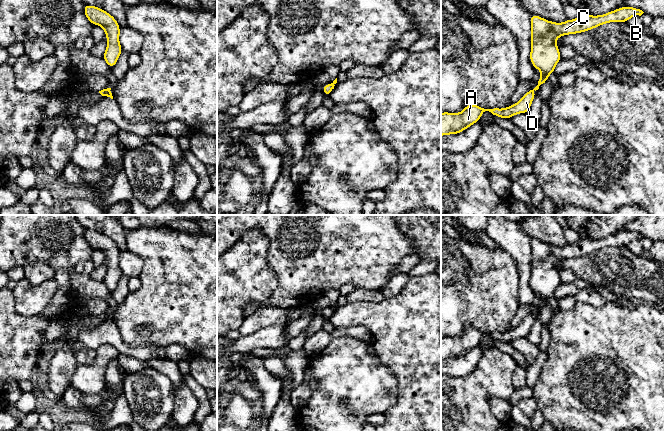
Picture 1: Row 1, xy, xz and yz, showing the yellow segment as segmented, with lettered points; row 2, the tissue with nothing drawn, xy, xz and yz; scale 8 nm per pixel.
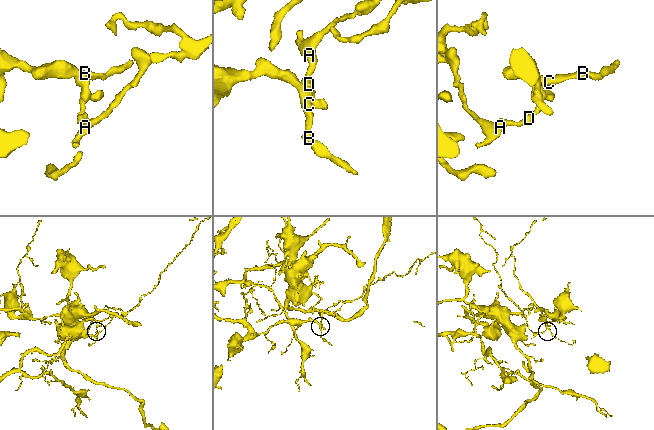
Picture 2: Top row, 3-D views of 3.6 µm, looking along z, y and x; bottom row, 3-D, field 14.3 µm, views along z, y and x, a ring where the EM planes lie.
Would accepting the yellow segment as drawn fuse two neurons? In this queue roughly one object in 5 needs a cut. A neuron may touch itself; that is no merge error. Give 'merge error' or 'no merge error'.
merge error

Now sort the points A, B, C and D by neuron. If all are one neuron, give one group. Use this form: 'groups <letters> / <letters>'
groups A D / B C

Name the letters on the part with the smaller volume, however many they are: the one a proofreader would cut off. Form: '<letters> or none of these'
A, D

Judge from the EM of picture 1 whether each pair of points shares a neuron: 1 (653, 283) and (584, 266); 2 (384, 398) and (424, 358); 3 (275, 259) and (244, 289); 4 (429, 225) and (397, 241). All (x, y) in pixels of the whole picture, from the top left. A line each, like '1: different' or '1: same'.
1: same
2: different
3: different
4: different

